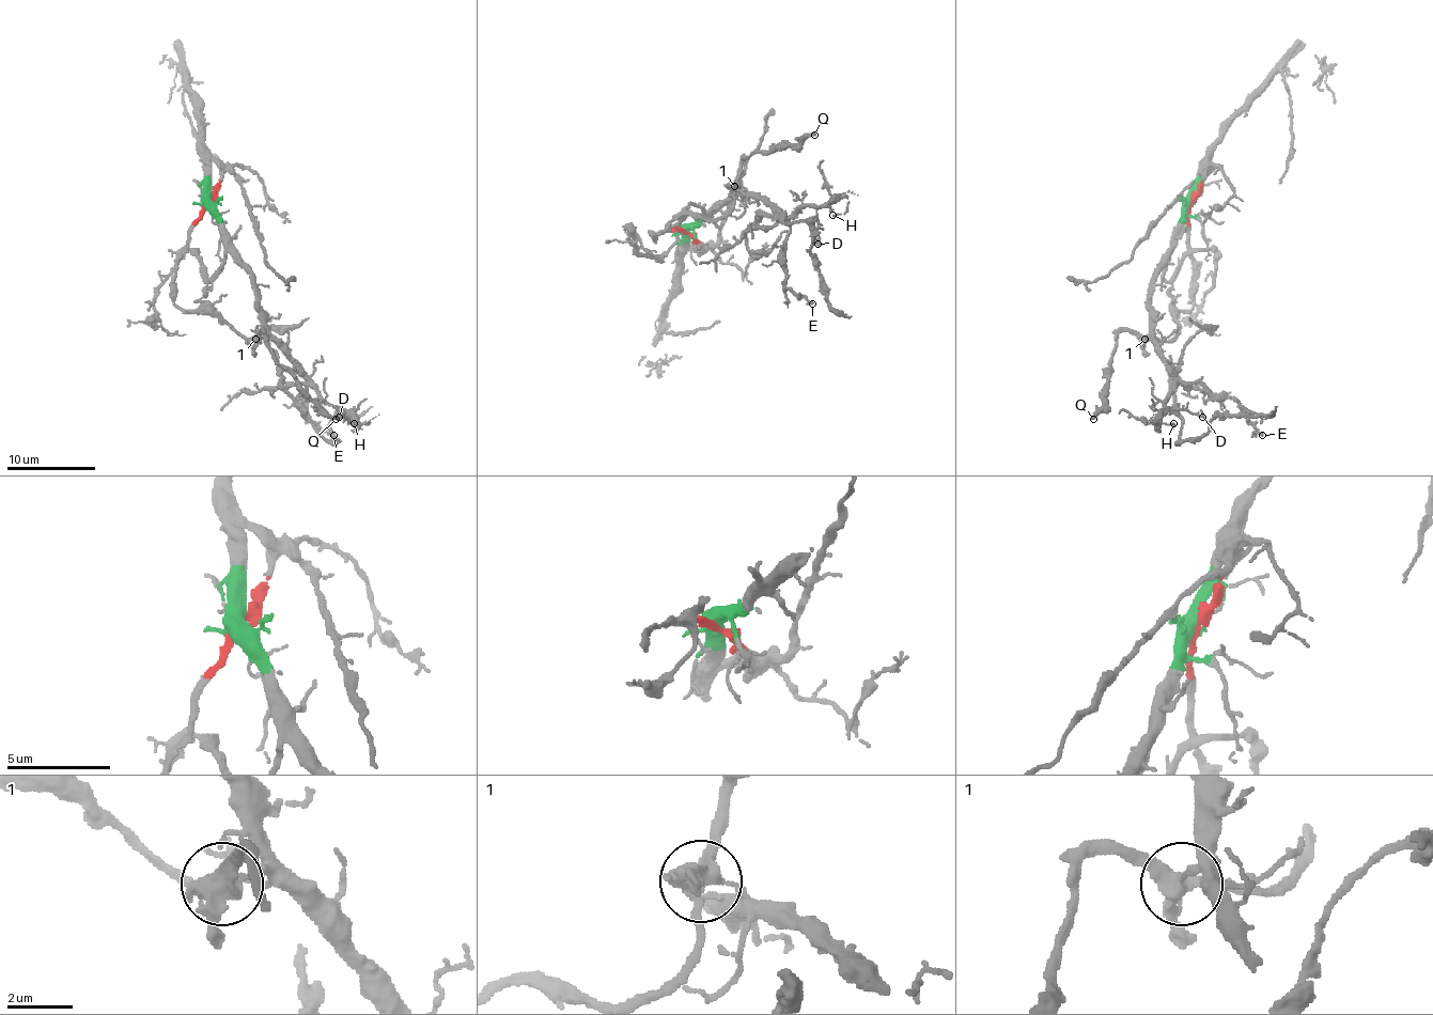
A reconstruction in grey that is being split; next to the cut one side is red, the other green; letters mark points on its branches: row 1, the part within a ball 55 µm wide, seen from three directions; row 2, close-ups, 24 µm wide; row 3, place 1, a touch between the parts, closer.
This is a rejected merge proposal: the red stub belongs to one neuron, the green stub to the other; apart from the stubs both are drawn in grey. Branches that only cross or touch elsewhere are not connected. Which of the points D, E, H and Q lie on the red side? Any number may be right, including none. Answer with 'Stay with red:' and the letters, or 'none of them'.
Stay with red: Q

